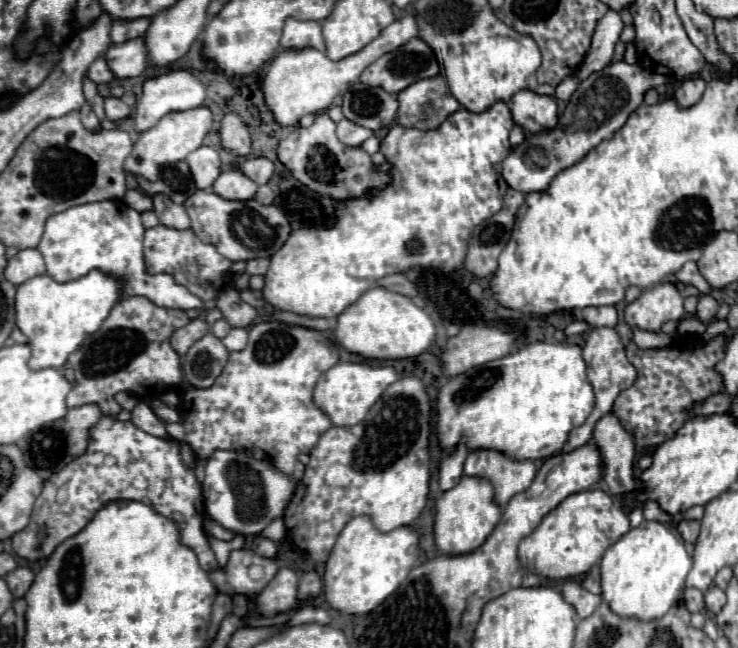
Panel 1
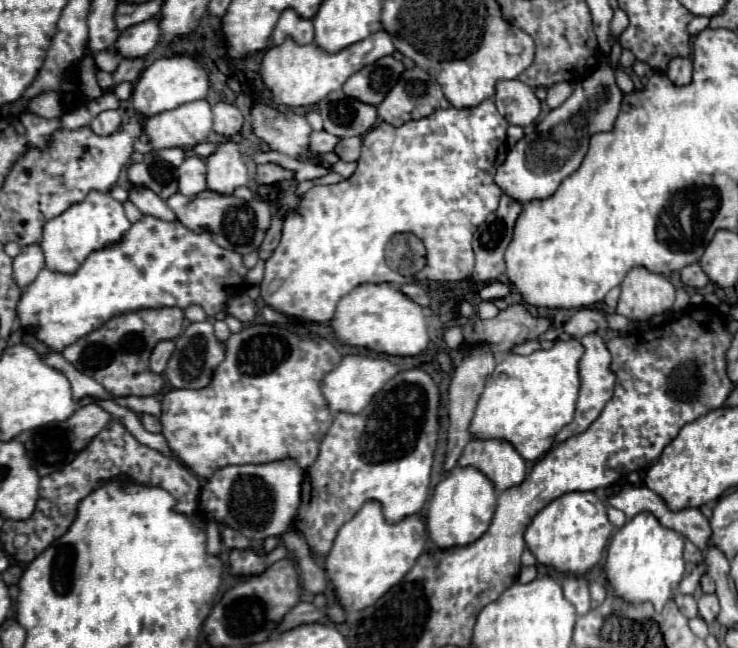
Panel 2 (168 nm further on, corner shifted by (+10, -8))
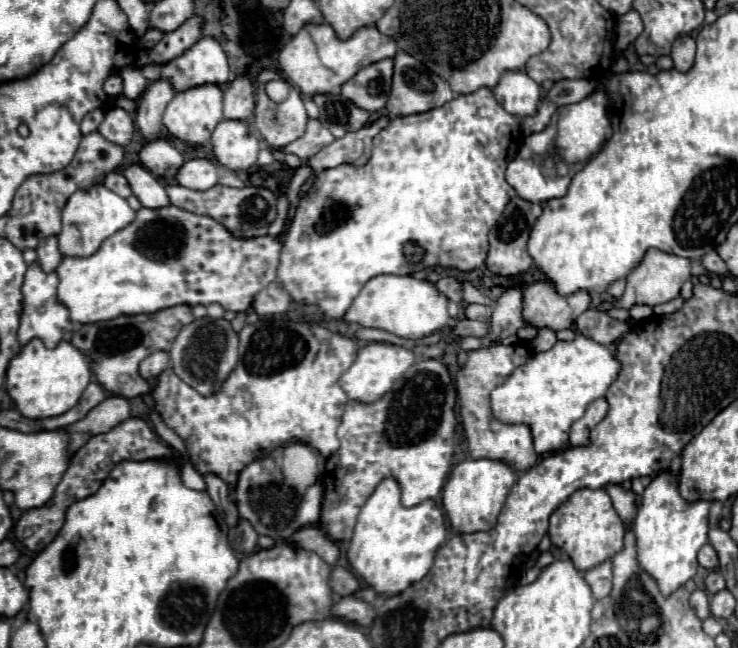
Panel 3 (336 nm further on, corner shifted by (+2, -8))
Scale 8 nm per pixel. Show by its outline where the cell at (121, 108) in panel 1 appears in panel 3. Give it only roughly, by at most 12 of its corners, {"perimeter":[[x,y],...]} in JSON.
{"perimeter":[[110,108],[98,132],[112,144],[126,146],[134,136],[134,118]]}

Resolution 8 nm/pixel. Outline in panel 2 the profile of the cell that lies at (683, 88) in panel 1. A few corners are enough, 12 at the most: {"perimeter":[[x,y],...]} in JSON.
{"perimeter":[[674,58],[666,76],[676,86],[692,82],[692,62]]}

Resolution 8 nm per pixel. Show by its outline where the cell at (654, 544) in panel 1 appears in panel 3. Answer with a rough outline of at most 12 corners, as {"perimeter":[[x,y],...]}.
{"perimeter":[[658,474],[634,518],[638,562],[670,596],[696,574],[708,500]]}

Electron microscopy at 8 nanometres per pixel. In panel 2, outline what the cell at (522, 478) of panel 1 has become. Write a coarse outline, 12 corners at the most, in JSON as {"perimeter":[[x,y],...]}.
{"perimeter":[[470,440],[458,466],[474,466],[498,492],[520,486],[524,458],[500,440]]}

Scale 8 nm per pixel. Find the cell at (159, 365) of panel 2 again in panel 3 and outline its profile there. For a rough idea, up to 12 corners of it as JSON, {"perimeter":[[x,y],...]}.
{"perimeter":[[154,352],[140,362],[140,376],[154,380],[168,368],[168,354]]}

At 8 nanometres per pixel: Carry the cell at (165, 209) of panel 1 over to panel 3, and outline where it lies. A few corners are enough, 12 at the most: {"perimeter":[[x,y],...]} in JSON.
{"perimeter":[[140,164],[122,172],[142,206],[170,204],[162,182]]}

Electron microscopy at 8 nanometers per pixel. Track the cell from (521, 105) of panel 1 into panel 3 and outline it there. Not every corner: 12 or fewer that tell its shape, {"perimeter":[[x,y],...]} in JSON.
{"perimeter":[[504,72],[492,88],[514,116],[532,116],[540,86],[526,72]]}

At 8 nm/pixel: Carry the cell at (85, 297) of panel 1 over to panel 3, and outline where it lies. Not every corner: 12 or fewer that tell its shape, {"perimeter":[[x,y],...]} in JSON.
{"perimeter":[[172,204],[56,268],[76,324],[176,304],[244,312],[278,236]]}

